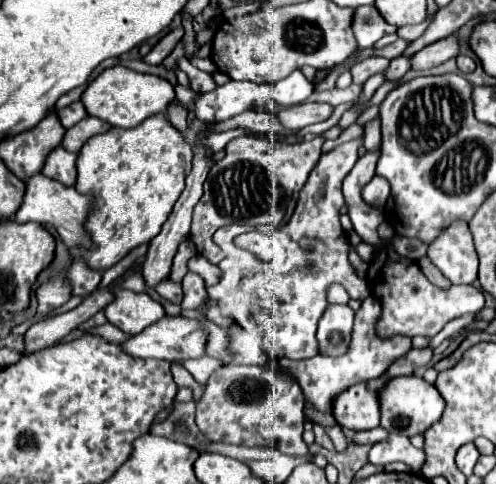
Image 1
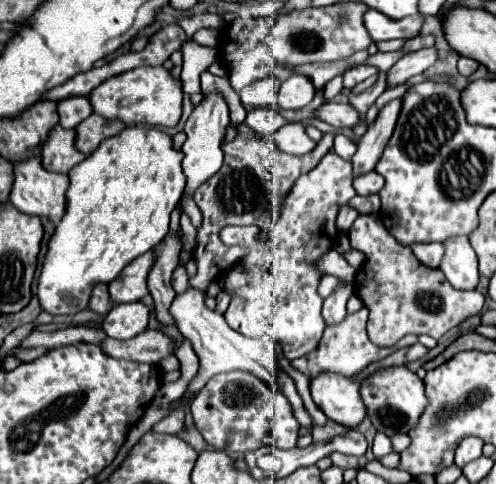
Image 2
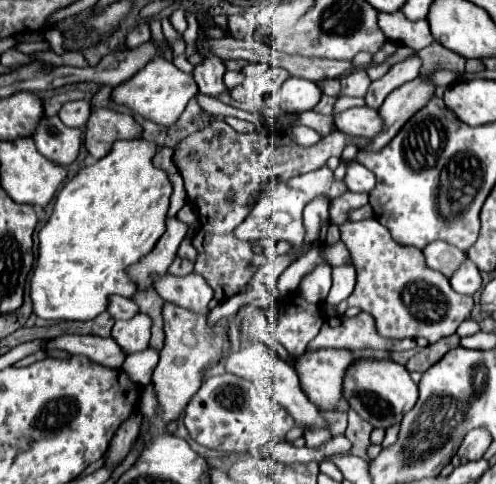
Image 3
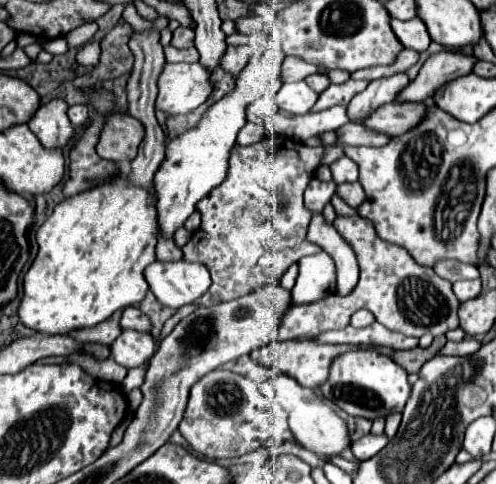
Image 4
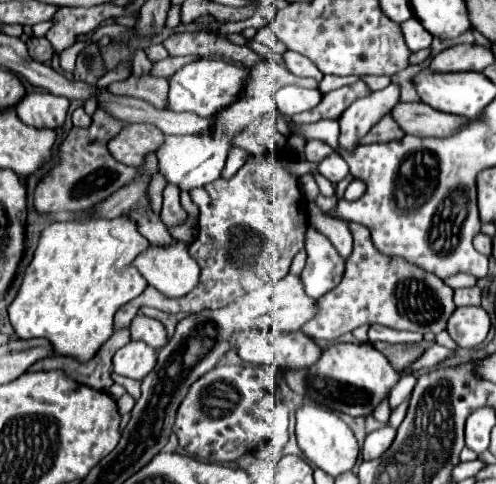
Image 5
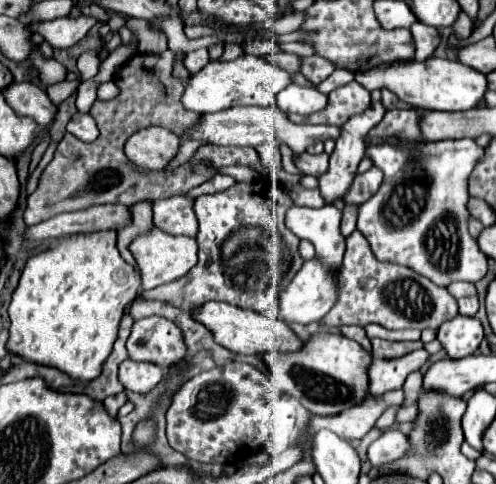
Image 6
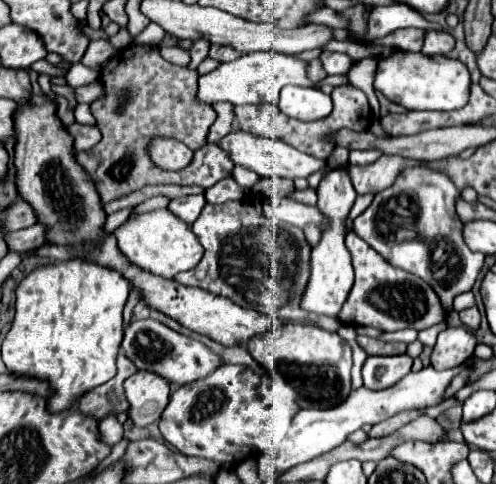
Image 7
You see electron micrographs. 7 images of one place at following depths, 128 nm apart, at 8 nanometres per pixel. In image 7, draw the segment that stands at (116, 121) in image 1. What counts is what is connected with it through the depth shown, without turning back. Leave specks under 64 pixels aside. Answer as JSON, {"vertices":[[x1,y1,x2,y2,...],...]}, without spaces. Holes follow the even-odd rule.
{"vertices":[[280,52,242,54,240,58,236,58,232,62,224,62,216,70,200,76,196,100,202,104,210,104,210,106,216,102,230,102,232,106,262,104,262,102,278,104,280,90,288,84,312,86,312,82,306,76,306,62,280,54]]}

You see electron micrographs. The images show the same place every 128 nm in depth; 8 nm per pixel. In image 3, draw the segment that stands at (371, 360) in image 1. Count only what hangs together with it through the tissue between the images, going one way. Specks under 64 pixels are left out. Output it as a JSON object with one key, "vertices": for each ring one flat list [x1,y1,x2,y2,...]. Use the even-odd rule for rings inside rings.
{"vertices":[[360,312,354,318,336,316,326,318,320,334,308,344,306,350,320,348,344,348,344,350,412,350,416,348,416,340,388,340,376,334,374,318,366,312]]}

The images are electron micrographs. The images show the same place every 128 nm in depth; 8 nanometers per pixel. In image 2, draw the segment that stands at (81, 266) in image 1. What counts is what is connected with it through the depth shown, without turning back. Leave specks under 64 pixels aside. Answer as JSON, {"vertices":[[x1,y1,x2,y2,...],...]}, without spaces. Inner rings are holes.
{"vertices":[[96,284,96,288,92,288,92,296,90,296,88,308,104,316,112,306,114,306,114,304,112,304,110,298,108,298,108,288,106,288,104,284]]}

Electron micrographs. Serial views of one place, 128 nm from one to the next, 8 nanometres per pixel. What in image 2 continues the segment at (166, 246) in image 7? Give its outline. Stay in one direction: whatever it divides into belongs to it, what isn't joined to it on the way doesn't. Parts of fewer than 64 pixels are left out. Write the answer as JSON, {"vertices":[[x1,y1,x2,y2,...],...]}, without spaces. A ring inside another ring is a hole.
{"vertices":[[188,288,184,294,176,296,172,302,172,318,176,320,180,332,184,338,192,342,192,348,200,360,200,370,188,384,188,392,198,392,208,378,220,374,220,372,230,372,230,370,246,370,252,372,254,376,266,380,270,386,278,388,276,382,276,370,278,370,278,360,274,352,268,352,264,346,260,346,258,340,246,338,240,332,232,330,222,314,216,314,214,310,206,308,204,304,204,294,200,290]]}

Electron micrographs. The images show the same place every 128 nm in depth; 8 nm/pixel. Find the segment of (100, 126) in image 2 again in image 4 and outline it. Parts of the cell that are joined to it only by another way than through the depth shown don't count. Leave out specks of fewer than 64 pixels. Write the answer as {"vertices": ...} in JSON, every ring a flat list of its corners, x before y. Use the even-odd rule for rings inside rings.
{"vertices":[[114,112,112,116,104,116,96,152,100,158,112,162,130,162,136,158,136,150,142,138,144,126,138,120,134,120,130,114]]}

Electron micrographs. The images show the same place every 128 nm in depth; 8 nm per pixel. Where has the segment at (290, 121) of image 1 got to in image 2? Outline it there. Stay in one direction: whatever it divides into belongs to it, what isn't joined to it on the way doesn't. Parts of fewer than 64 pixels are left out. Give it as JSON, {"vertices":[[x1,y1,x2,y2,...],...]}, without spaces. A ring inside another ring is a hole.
{"vertices":[[326,102,314,110,314,118,322,120,334,128,352,128,358,122,358,112,350,104]]}

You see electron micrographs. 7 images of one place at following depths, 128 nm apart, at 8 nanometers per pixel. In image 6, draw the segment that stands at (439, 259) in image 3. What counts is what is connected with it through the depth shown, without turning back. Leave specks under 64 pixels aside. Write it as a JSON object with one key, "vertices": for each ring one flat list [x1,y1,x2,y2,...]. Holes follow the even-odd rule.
{"vertices":[[452,282,448,286,448,292,454,298,462,298,462,296,468,296,468,294,476,294,476,286,472,282]]}

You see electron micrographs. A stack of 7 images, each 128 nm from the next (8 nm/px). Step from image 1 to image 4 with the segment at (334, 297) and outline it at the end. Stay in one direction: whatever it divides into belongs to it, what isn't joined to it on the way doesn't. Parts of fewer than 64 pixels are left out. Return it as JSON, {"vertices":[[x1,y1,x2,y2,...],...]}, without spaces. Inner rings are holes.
{"vertices":[[326,252,300,258,298,266,300,266,300,274,296,286,292,288,294,304,310,304,322,300,324,296,334,294,336,288,334,260]]}

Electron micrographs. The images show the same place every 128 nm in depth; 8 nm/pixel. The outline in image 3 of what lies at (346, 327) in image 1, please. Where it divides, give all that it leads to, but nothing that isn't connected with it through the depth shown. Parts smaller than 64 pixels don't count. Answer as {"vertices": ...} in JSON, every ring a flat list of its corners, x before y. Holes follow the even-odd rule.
{"vertices":[[340,266,340,268,332,270,332,278,334,278,334,284,332,284,332,290,326,298,326,304,332,310,332,314,336,314,336,306,342,300,346,300,354,290,356,270,354,270,354,266]]}

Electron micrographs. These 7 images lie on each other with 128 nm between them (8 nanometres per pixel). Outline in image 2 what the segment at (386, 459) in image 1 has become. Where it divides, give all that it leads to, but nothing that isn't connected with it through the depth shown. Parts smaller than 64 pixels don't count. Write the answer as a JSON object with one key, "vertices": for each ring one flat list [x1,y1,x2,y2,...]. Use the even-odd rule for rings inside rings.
{"vertices":[[376,434,374,438,374,458,380,460,382,456,392,452,392,440,386,434]]}

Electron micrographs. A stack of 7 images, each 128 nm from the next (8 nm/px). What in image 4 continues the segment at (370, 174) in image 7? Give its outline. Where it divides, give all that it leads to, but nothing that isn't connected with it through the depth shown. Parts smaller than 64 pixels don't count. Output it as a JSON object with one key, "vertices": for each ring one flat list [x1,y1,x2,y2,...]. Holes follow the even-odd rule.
{"vertices":[[360,182,352,184,340,184,338,186,338,196,352,208,358,208,364,202,364,188,360,188]]}

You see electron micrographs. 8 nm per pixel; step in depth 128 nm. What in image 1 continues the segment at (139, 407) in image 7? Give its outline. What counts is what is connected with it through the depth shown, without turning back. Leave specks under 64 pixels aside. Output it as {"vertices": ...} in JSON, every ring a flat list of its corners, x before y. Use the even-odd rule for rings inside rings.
{"vertices":[[118,290,114,302,104,308,108,322,122,328,128,334,138,334,156,320,160,320,166,310,160,302,148,294,138,294,132,290]]}

